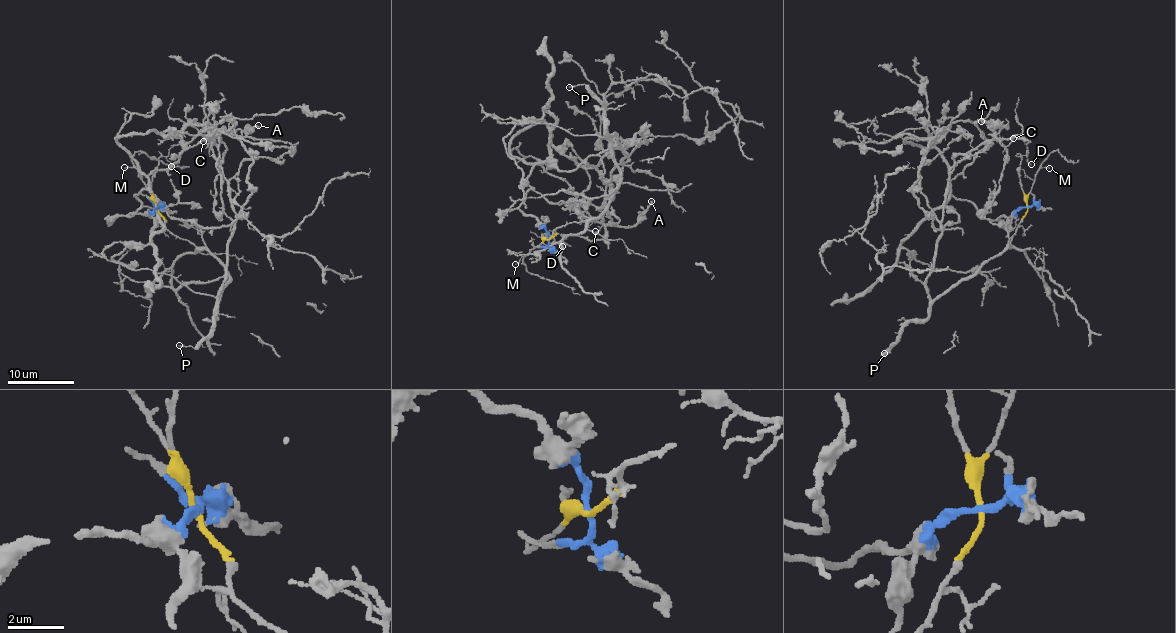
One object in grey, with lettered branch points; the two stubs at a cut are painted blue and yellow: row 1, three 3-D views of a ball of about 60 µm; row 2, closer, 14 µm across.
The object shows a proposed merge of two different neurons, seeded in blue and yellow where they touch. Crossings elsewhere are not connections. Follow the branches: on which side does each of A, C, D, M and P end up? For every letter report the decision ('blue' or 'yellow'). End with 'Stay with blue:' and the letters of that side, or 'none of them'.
A: blue
C: yellow
D: yellow
M: yellow
P: yellow
Stay with blue: A

